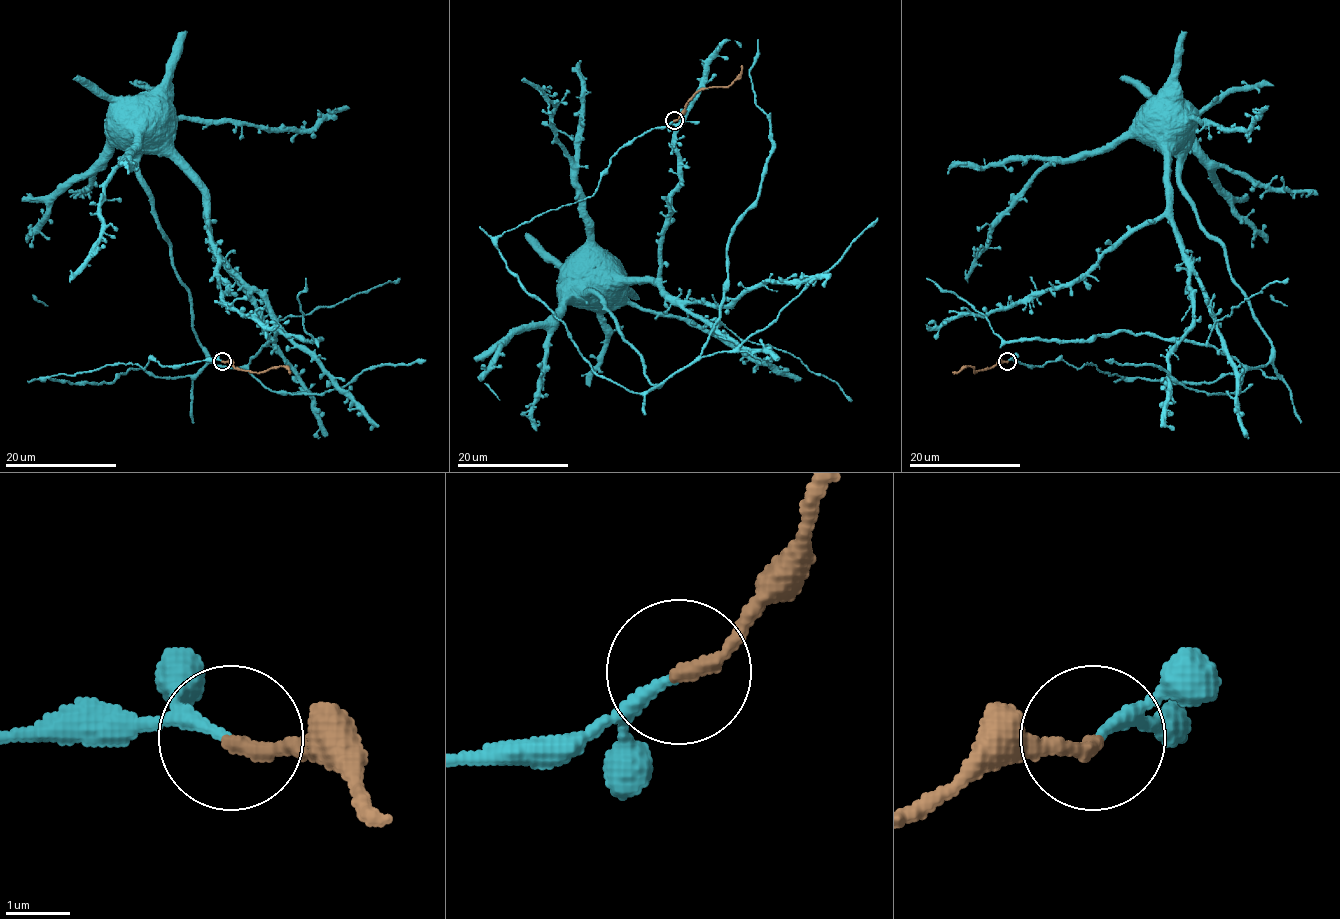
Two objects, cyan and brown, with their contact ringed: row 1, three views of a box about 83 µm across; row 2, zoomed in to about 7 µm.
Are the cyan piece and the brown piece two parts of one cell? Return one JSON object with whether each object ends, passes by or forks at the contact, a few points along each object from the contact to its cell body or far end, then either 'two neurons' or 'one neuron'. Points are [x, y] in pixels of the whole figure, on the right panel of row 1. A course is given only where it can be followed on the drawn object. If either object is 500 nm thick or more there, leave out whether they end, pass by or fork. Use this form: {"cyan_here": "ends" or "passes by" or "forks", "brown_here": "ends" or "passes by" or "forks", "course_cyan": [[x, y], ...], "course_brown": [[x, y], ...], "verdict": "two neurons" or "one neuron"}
{"cyan_here": "passes by", "brown_here": "ends", "course_cyan": [[1008, 361], [1092, 364], [1126, 379], [1176, 383], [1244, 369], [1280, 375], [1167, 148], [1178, 117], [1179, 128]], "course_brown": [[1007, 361], [999, 361], [976, 372], [973, 368], [964, 366], [952, 372]], "verdict": "one neuron"}

